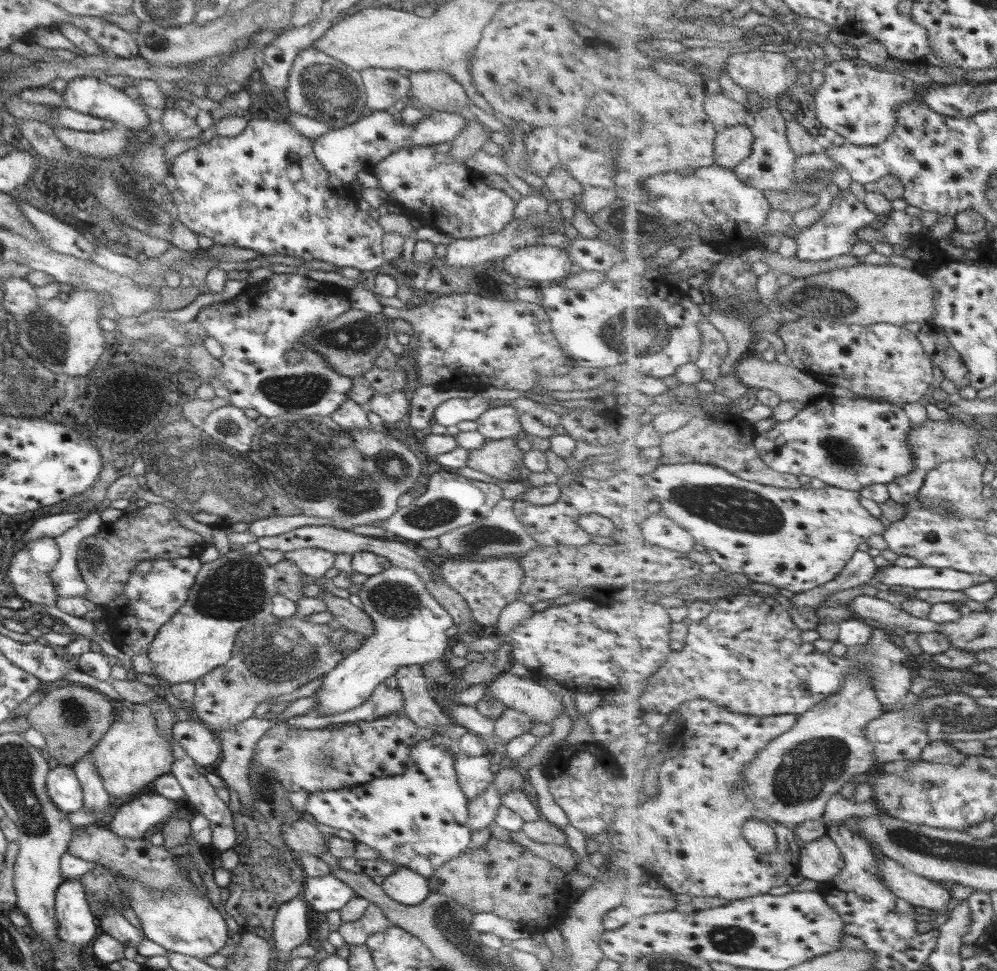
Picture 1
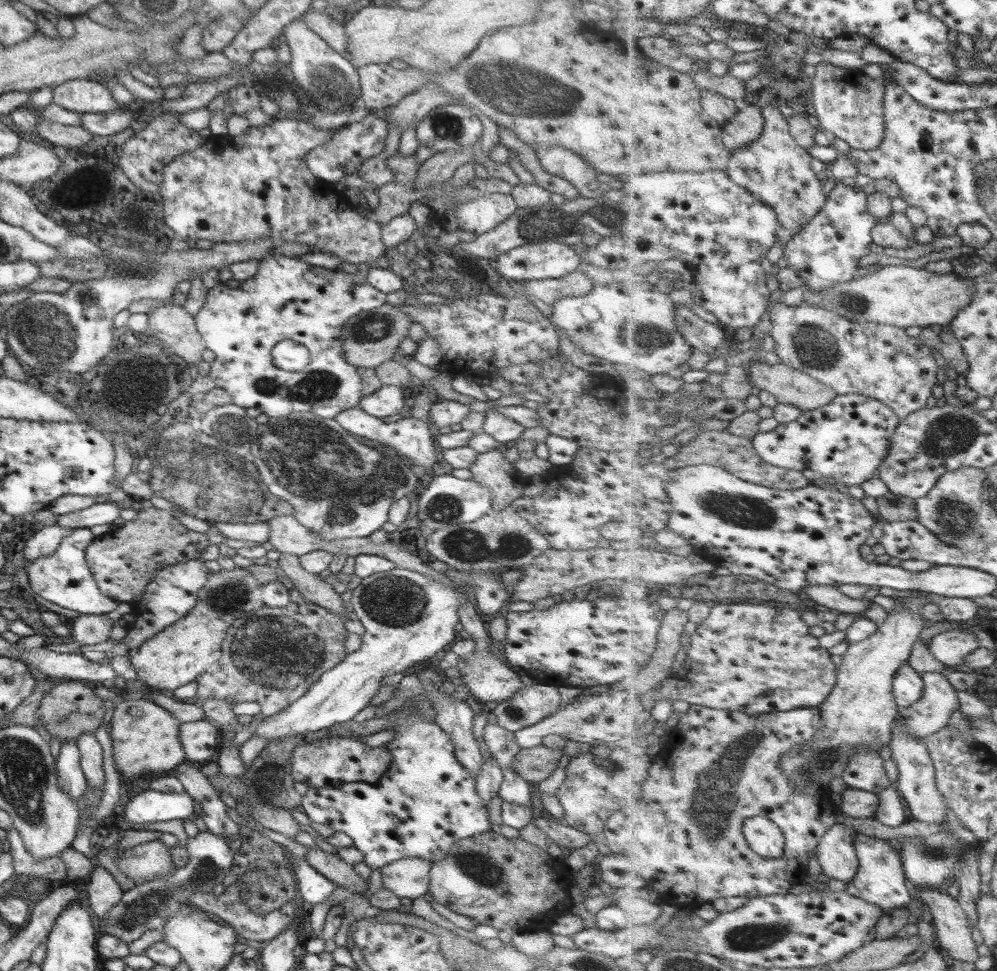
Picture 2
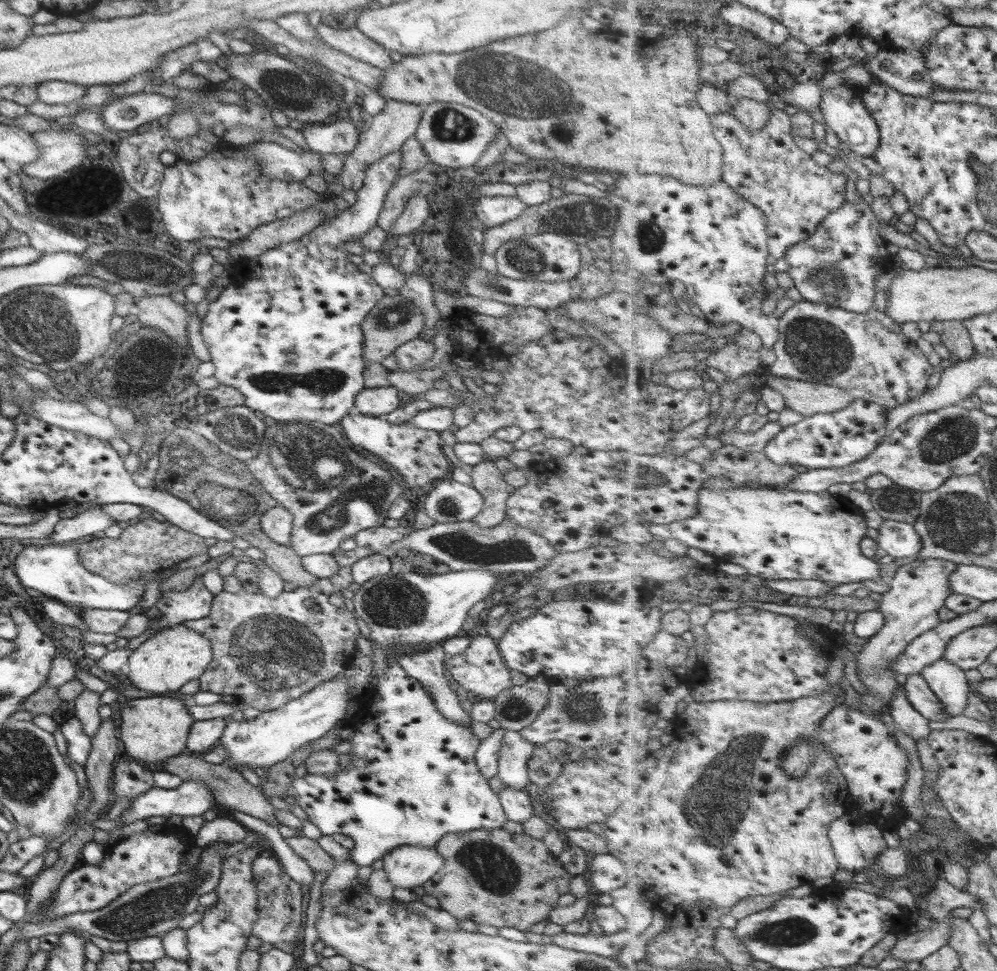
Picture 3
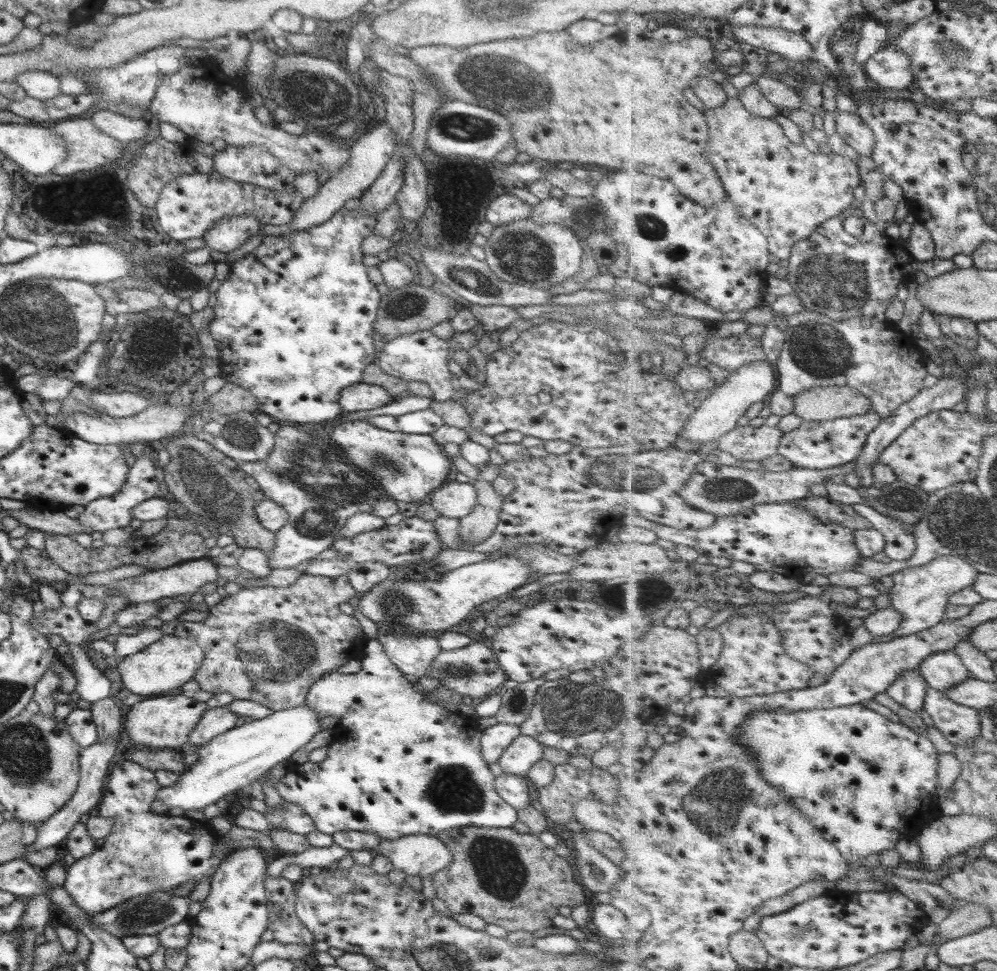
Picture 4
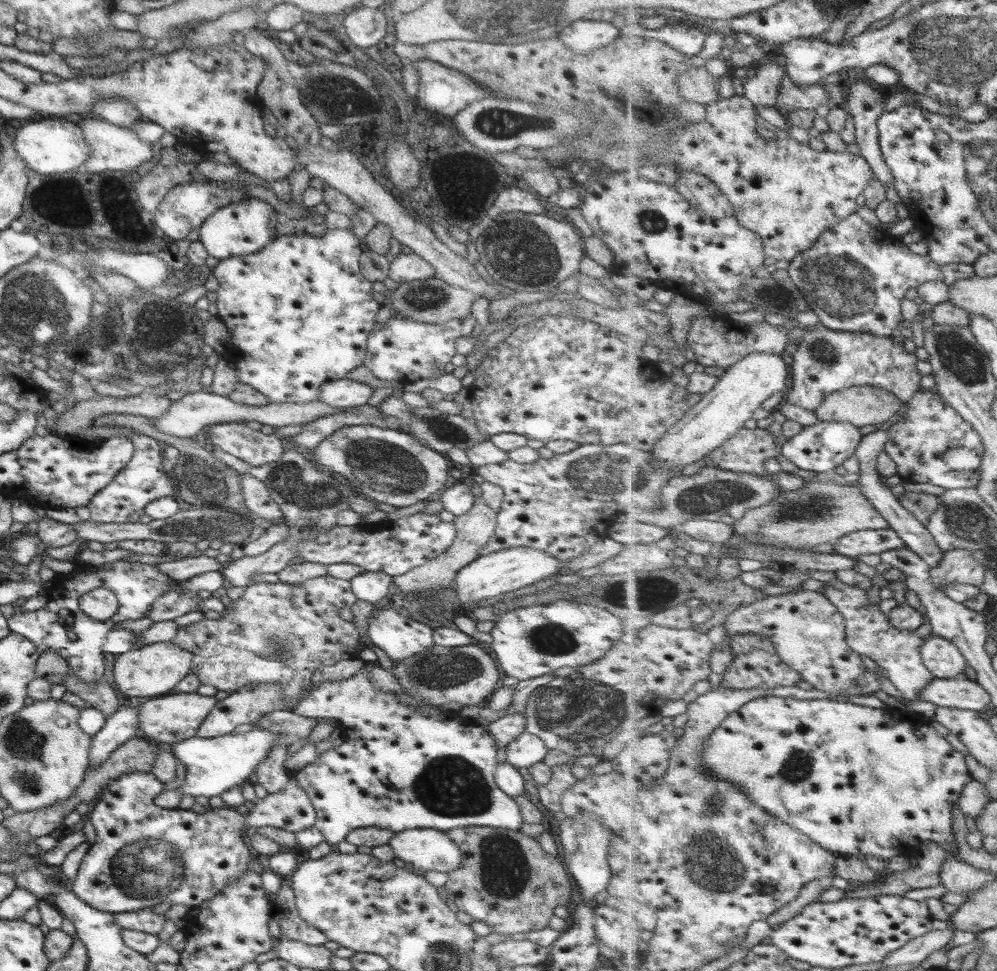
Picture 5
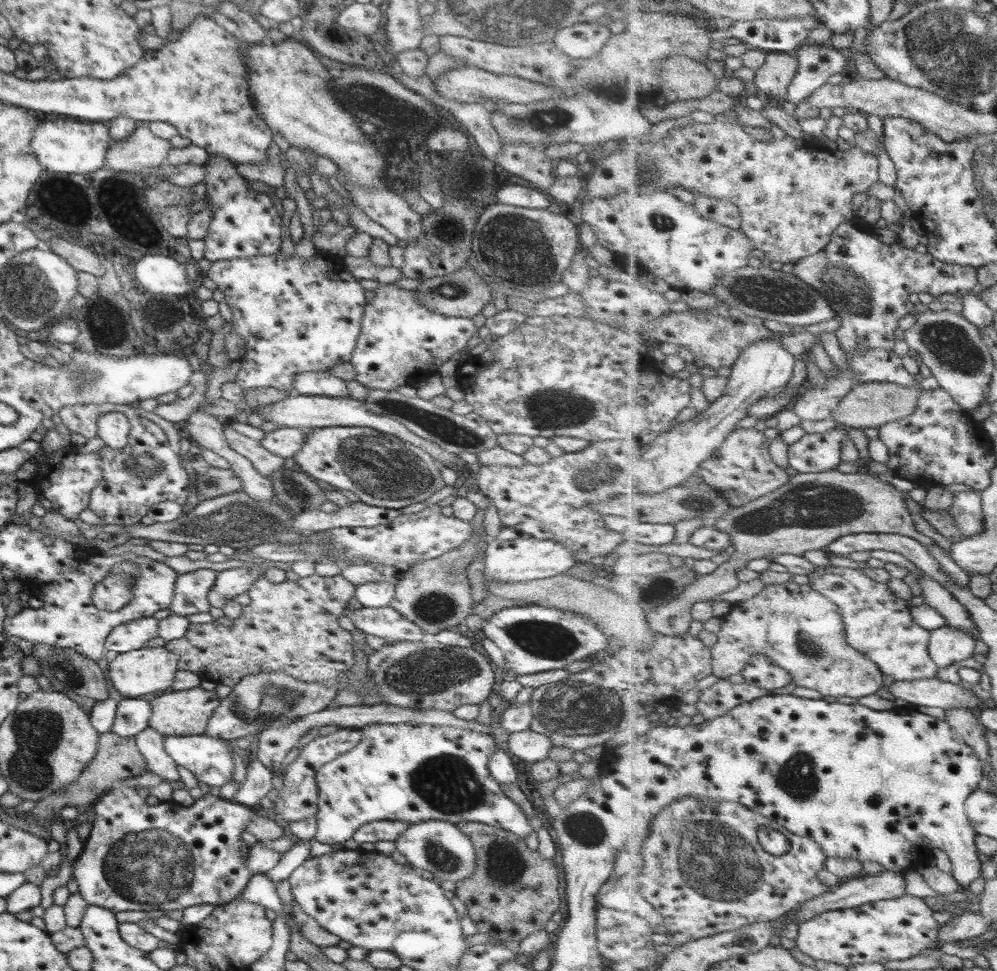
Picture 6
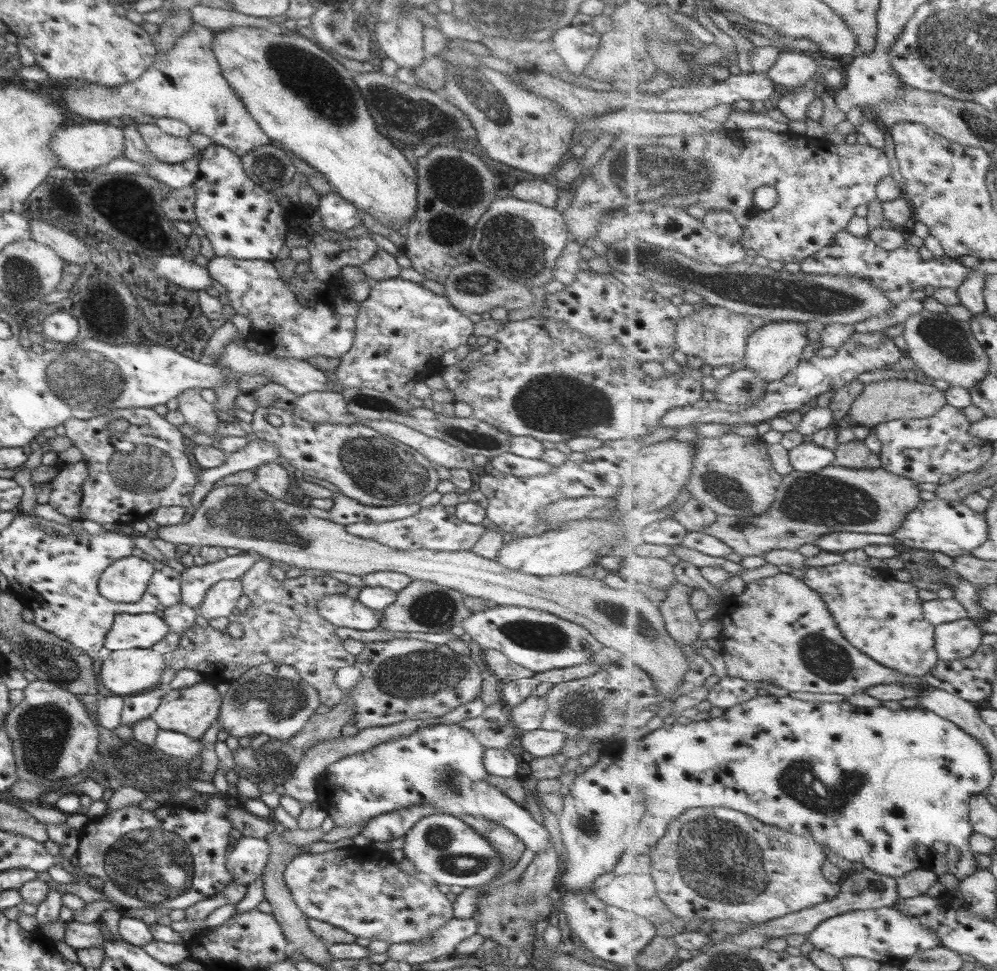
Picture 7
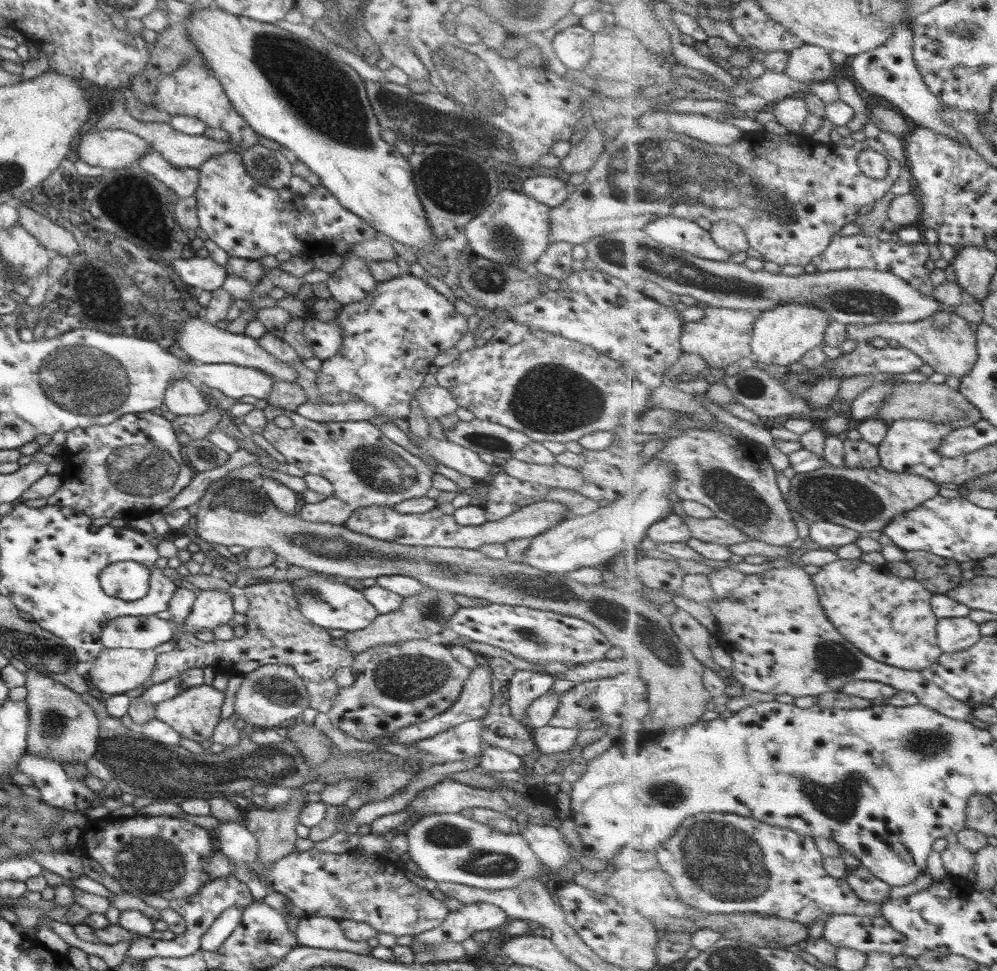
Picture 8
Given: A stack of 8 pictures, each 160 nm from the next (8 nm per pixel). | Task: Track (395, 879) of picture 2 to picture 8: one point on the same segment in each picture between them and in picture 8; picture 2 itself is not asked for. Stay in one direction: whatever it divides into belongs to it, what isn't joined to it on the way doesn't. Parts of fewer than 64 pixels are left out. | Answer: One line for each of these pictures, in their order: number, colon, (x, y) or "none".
3: (406, 866)
4: (420, 855)
5: (427, 849)
6: (436, 848)
7: (450, 852)
8: (447, 847)

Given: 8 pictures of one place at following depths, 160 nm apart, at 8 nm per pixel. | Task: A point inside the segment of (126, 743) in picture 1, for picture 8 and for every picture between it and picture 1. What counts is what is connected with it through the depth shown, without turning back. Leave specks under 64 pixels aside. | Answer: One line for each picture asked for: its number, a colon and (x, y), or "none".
2: (144, 738)
3: (151, 729)
4: (161, 722)
5: (168, 719)
6: (182, 713)
7: (190, 711)
8: (193, 714)

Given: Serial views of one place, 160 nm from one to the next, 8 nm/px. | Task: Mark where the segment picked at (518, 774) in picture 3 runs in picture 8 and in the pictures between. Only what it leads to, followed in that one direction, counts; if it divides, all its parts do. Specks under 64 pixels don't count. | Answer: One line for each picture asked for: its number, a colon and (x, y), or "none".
4: (524, 751)
5: (526, 750)
6: (528, 746)
7: (539, 743)
8: (548, 740)

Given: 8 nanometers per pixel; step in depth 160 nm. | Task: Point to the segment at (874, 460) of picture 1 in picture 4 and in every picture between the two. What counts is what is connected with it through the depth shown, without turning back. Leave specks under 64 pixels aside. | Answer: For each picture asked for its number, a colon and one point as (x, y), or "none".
2: (848, 440)
3: (838, 439)
4: (815, 445)

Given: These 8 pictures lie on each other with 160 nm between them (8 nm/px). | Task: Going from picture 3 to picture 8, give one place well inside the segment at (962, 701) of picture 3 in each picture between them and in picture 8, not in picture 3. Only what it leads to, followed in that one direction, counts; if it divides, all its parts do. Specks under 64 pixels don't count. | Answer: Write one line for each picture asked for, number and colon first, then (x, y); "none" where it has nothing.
4: (944, 670)
5: (944, 658)
6: (948, 645)
7: (959, 639)
8: (954, 633)

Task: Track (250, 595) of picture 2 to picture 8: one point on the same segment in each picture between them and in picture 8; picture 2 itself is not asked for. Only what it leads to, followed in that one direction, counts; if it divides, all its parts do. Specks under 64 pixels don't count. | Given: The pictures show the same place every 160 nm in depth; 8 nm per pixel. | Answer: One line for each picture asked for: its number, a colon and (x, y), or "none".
3: (165, 662)
4: (169, 663)
5: (151, 670)
6: (145, 670)
7: (125, 672)
8: (115, 671)

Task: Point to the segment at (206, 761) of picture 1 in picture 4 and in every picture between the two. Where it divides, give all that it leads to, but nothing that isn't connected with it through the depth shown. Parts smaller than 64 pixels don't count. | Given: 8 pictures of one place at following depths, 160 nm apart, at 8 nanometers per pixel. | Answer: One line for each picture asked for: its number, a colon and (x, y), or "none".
2: (199, 740)
3: (204, 734)
4: (215, 721)

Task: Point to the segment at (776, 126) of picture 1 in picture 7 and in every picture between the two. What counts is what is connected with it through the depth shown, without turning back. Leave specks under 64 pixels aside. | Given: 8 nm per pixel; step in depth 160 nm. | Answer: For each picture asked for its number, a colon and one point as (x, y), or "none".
2: (776, 168)
3: (766, 166)
4: (788, 192)
5: (789, 194)
6: (792, 194)
7: (820, 184)

